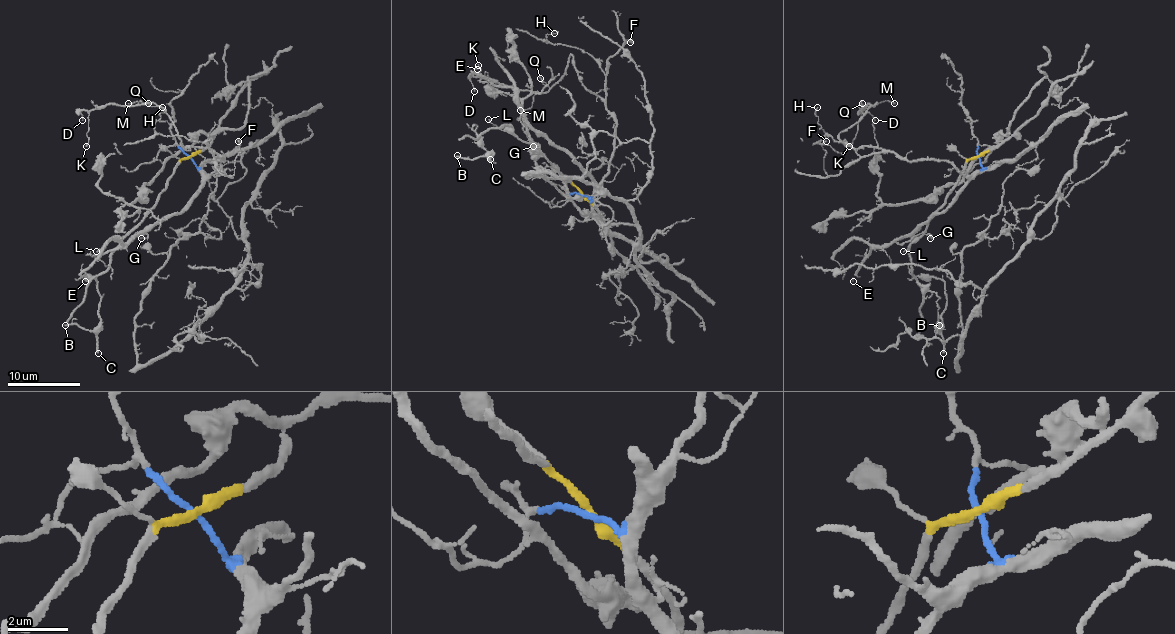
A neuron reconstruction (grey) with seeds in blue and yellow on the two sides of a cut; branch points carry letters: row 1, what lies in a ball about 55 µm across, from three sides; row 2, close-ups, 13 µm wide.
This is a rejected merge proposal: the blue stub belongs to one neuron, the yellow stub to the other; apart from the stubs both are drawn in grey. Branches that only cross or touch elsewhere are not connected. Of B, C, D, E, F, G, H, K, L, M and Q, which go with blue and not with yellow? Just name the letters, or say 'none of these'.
D, E, F, G, H, K, M, Q

